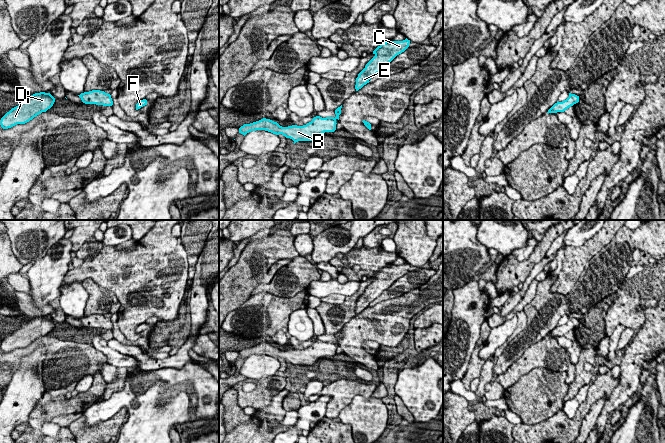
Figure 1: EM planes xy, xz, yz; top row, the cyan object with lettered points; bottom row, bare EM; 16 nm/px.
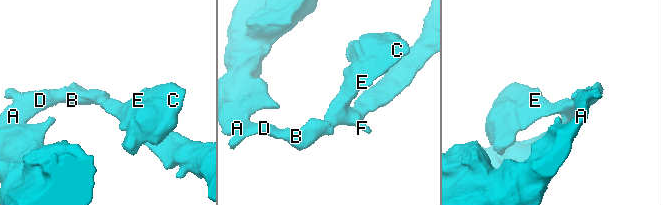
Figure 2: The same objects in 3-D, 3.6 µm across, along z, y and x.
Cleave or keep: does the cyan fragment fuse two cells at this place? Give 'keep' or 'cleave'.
keep

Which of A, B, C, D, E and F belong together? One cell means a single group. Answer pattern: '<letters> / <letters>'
A B C D E F

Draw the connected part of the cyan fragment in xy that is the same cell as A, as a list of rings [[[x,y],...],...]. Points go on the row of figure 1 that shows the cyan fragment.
[[[40,92],[20,100],[20,104],[7,112],[0,120],[3,129],[25,124],[42,112],[50,109],[55,98],[50,93]]]

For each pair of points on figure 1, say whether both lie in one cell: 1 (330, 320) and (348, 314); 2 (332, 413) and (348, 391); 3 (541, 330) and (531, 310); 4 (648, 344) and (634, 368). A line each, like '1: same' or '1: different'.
1: same
2: same
3: same
4: same

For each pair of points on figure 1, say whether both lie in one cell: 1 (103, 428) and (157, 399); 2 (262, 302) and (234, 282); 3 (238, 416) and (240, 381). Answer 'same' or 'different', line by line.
1: different
2: different
3: different

